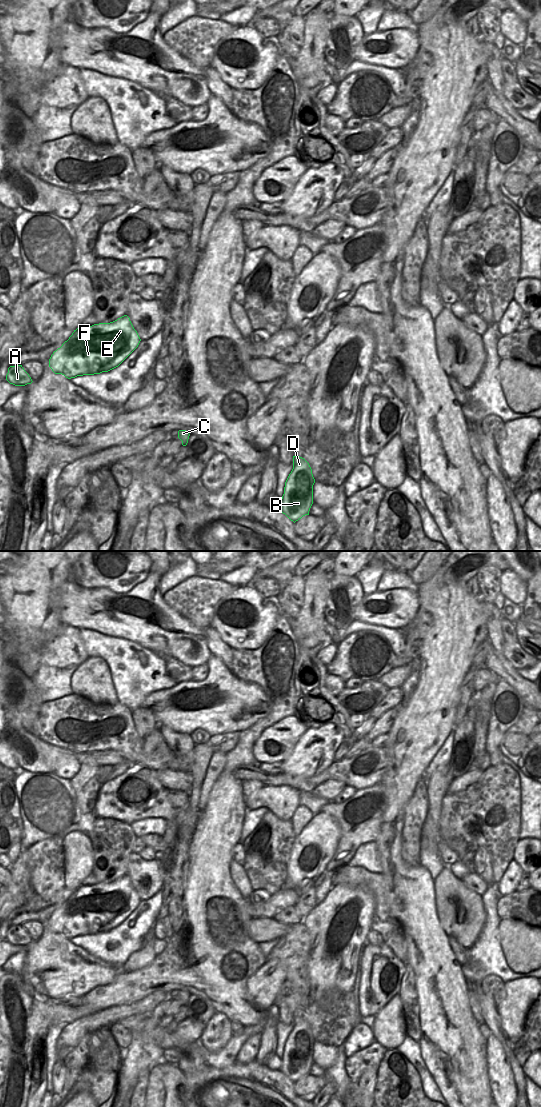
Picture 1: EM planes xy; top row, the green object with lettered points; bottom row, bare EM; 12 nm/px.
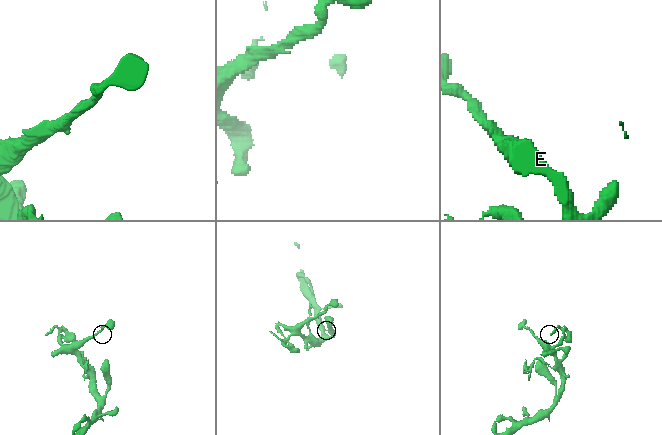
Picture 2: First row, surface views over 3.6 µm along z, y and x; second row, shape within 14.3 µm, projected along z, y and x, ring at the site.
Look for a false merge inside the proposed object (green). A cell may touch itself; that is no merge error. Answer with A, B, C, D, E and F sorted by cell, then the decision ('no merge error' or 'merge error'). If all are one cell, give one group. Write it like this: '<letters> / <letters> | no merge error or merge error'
A B D E F / C | merge error

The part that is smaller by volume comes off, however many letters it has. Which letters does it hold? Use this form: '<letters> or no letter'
C

